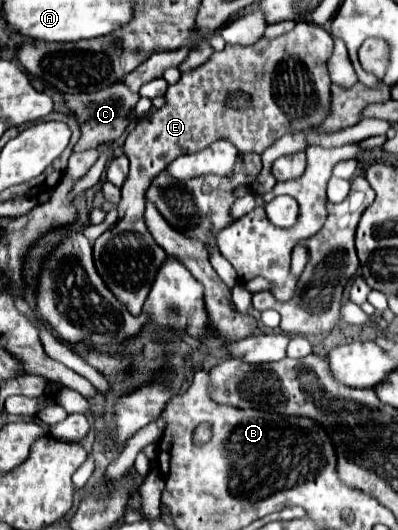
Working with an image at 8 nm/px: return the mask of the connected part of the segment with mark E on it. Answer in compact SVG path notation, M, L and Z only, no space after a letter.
M303 23L293 27L289 33L265 39L261 37L257 43L243 47L243 45L225 45L223 51L213 53L207 63L193 71L185 71L181 79L175 85L169 85L165 93L165 105L161 109L153 109L151 113L145 113L143 119L135 125L135 129L129 133L125 145L124 154L131 161L131 171L121 187L121 201L119 201L119 219L117 223L107 229L95 243L93 243L93 259L99 275L107 283L107 287L119 297L133 315L139 315L147 295L149 287L153 285L153 279L157 271L161 269L161 263L165 263L167 253L157 247L157 243L151 239L149 229L145 227L145 193L151 185L151 181L177 157L195 153L211 145L213 141L227 139L231 141L241 153L263 153L275 139L289 133L301 133L325 119L325 111L329 107L329 87L331 79L327 73L327 59L333 51L333 37L323 27L313 23Z

